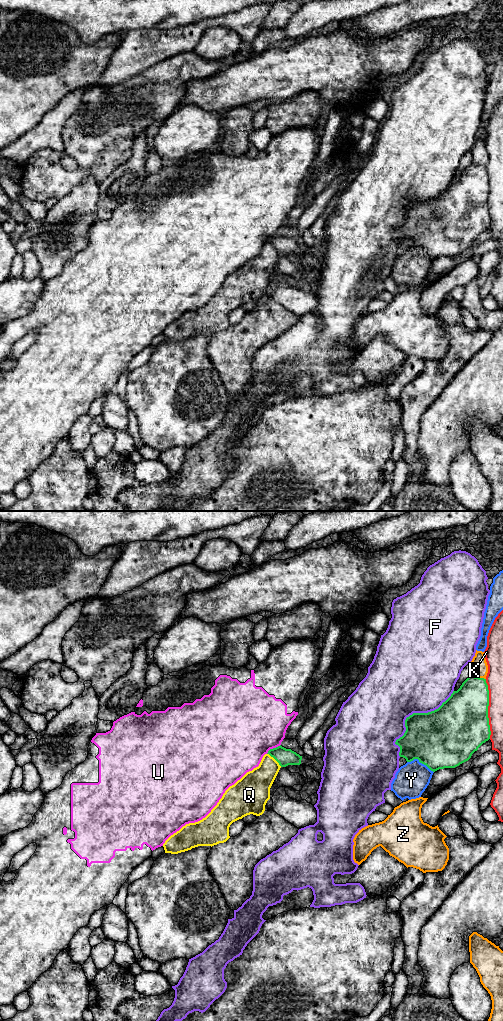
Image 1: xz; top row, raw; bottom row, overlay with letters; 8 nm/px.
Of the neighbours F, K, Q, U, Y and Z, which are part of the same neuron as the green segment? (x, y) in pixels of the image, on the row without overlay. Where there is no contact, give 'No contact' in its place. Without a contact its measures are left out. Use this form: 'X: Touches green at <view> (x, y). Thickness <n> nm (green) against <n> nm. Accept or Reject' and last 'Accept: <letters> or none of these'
F: Touches green at xz (412, 202). Thickness 420 nm (green) against 500 nm. Reject
K: Touches green at xz (487, 197). Thickness 440 nm (green) against 140 nm. Reject
Q: Touches green at xz (274, 246). Thickness 140 nm (green) against 220 nm. Reject
U: Touches green at xz (273, 236). Thickness 140 nm (green) against 480 nm. Reject
Y: Touches green at xz (420, 250). Thickness 480 nm (green) against 260 nm. Reject
Z: Touches green at xz (478, 165). Thickness 320 nm (green) against 130 nm. Reject
Accept: none of these

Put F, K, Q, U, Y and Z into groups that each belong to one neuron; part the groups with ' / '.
F / K / Q / U / Y / Z

